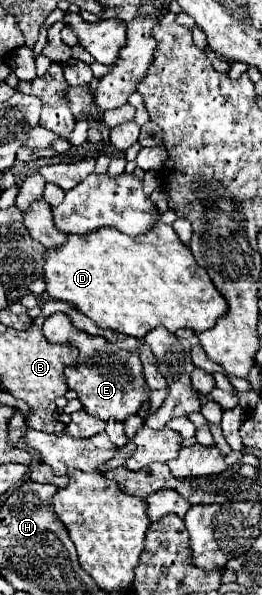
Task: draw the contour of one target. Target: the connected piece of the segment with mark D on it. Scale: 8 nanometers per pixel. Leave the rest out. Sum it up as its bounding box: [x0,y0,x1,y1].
[43,225,229,339]

